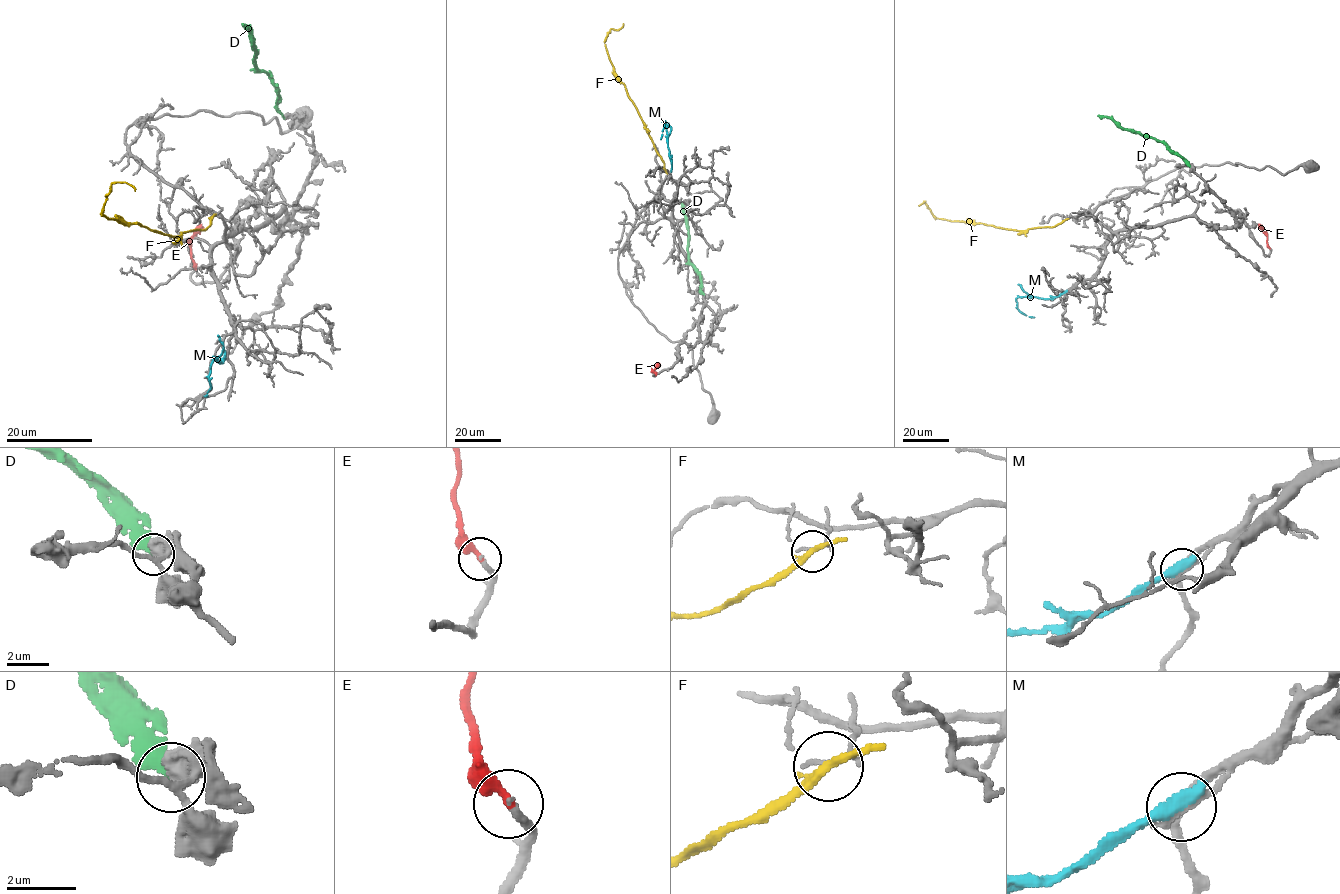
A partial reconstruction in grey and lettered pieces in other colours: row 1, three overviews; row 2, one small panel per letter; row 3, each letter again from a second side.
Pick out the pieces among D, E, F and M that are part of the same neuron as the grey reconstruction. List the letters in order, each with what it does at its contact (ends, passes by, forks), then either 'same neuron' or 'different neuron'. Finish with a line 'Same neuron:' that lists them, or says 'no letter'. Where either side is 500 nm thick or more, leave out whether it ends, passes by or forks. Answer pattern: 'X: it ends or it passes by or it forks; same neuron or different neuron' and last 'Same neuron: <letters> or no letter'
D: different neuron
E: it ends; same neuron
F: it passes by; different neuron
M: it ends; different neuron
Same neuron: E

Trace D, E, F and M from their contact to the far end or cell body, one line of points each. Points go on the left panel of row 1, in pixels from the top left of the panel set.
D: (283, 118), (277, 107), (278, 88), (270, 77), (256, 67), (252, 34), (243, 23)
E: (195, 269), (191, 240), (202, 224)
F: (212, 216), (205, 229), (173, 236), (138, 223), (108, 218), (101, 213), (113, 183), (125, 182), (135, 191)
M: (223, 349), (224, 357), (220, 362), (213, 358), (211, 362), (210, 388), (204, 396)

